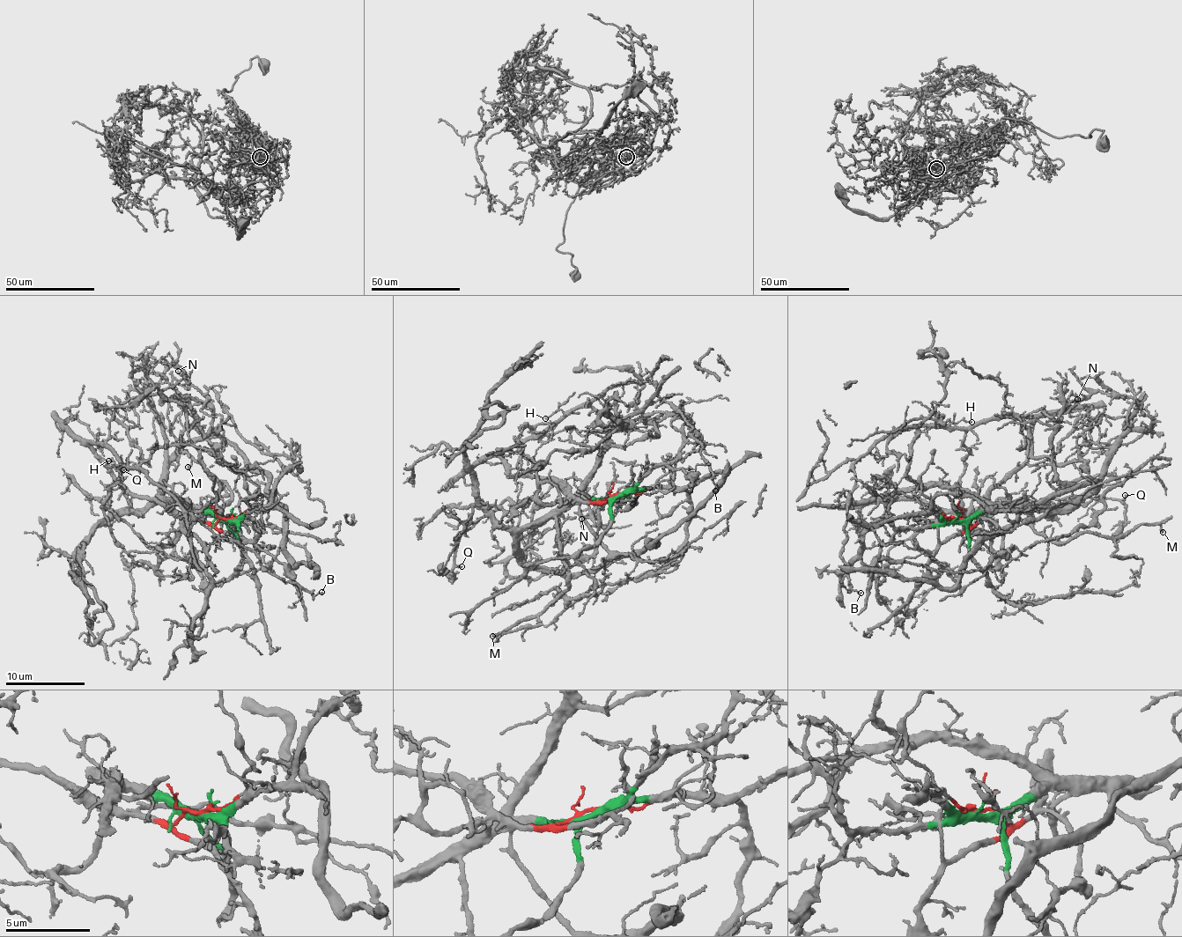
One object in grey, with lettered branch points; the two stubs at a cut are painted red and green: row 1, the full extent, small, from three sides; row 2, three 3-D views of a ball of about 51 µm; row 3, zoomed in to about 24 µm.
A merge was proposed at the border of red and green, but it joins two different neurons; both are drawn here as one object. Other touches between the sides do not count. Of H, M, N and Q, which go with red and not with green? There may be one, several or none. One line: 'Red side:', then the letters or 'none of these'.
Red side: H

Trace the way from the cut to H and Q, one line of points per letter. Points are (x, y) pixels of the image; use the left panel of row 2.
H: (225, 520), (214, 524), (185, 518), (132, 496), (88, 444), (107, 446), (122, 466), (108, 460)
Q: (225, 520), (184, 507), (173, 498), (153, 503), (143, 512), (109, 509), (109, 490), (123, 469)

